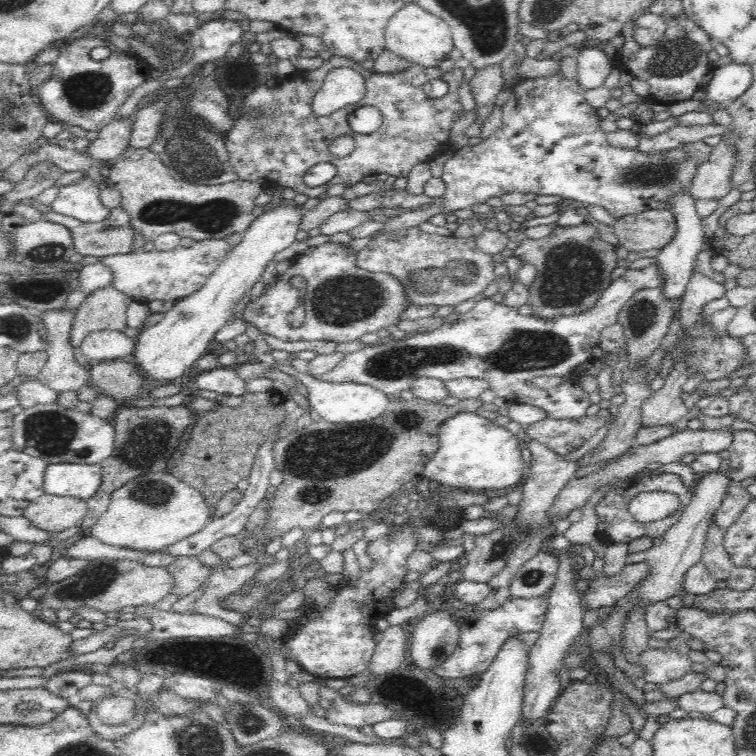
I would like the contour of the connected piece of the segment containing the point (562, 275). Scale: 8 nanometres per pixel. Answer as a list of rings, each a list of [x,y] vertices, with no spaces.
[[[590,223],[576,227],[556,227],[541,239],[525,239],[513,250],[523,262],[534,264],[537,275],[528,292],[528,305],[534,317],[550,320],[590,310],[611,283],[610,274],[616,268],[614,245],[600,237],[598,229]]]

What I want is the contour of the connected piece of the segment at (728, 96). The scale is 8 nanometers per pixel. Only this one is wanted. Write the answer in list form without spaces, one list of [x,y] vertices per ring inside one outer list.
[[[732,62],[722,68],[718,67],[707,86],[706,98],[725,106],[749,89],[752,78],[751,66],[746,64]]]

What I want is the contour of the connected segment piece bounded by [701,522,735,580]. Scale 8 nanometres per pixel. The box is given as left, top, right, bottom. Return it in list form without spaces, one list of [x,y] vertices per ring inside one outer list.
[[[712,522],[707,533],[701,564],[704,564],[715,579],[726,580],[735,566],[724,549],[725,531]]]

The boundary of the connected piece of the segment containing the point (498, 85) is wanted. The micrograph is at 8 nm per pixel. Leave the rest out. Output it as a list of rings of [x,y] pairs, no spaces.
[[[501,63],[474,72],[471,91],[478,107],[493,102],[498,94],[506,89],[504,75]]]

